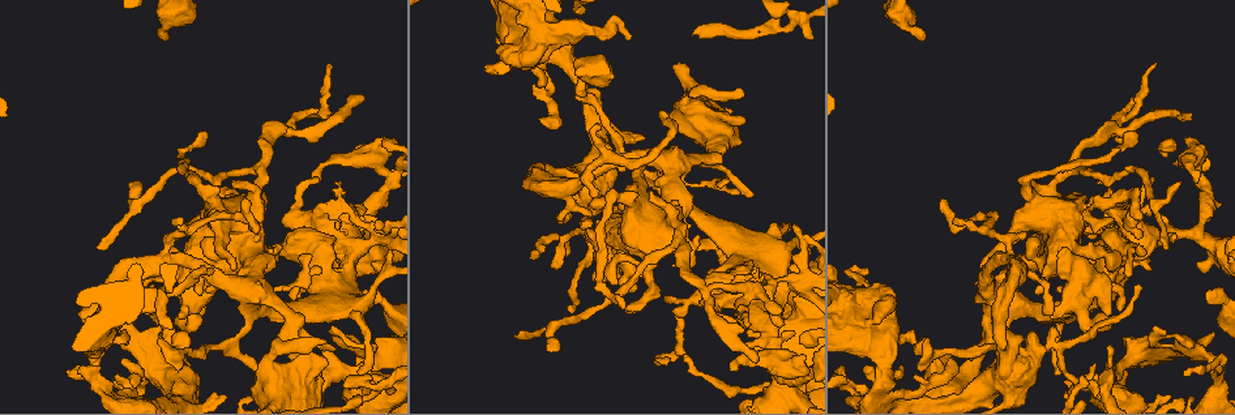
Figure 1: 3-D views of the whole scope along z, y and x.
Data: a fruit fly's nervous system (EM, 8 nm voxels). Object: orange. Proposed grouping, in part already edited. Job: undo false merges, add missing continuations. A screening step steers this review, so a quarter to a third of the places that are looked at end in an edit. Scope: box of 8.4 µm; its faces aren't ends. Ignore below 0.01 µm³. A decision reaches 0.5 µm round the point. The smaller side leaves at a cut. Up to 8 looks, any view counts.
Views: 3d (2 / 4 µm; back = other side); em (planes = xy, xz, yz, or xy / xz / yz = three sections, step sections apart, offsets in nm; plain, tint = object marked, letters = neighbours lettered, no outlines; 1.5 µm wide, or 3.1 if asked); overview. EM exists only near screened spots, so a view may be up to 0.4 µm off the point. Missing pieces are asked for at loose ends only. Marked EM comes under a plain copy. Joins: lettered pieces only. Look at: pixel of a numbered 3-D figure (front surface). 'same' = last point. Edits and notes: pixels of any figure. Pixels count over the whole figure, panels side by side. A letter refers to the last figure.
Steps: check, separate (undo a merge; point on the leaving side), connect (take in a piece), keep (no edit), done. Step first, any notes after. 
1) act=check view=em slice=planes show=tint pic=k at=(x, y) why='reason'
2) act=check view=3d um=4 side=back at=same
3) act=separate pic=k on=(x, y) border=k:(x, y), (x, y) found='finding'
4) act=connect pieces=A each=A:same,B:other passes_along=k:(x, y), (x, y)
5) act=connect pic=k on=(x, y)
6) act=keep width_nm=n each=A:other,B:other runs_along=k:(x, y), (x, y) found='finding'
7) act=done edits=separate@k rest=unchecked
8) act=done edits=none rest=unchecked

act=check view=3d um=4 pic=1 at=(899, 373) why='branch stops here'

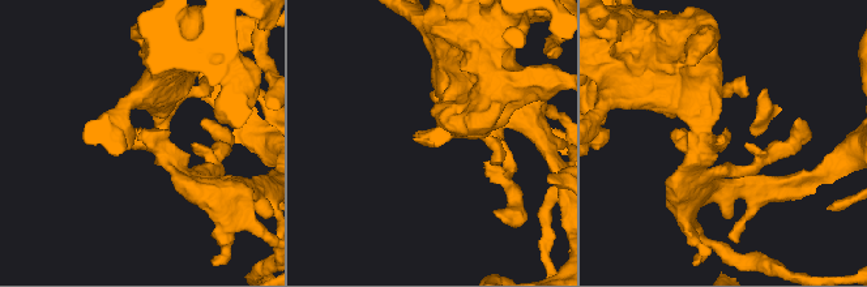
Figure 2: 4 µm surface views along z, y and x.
act=check view=em slice=xz step=4 show=letters pic=2 at=(413, 139) why='shape alone is not enough'

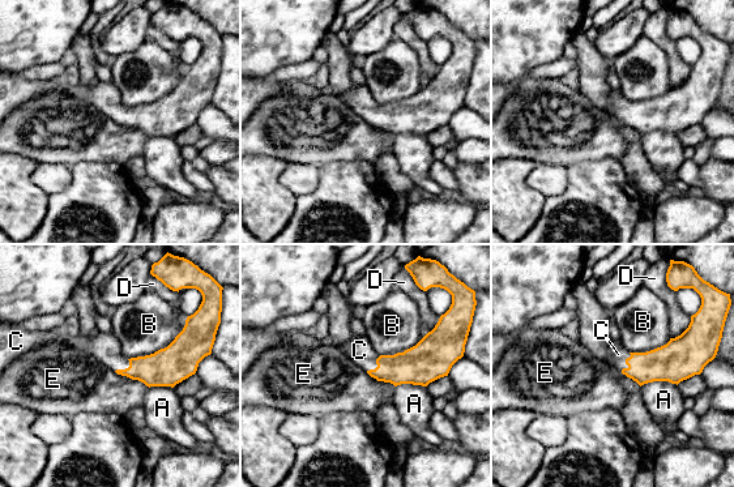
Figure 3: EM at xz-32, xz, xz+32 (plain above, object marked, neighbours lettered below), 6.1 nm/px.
act=connect pieces=C each=A:other,B:other,C:same,D:other,E:other passes_along=3:(666, 363), (626, 363), (618, 354) found='the neuron continues'

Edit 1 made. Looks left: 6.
act=check view=overview why='redraw'

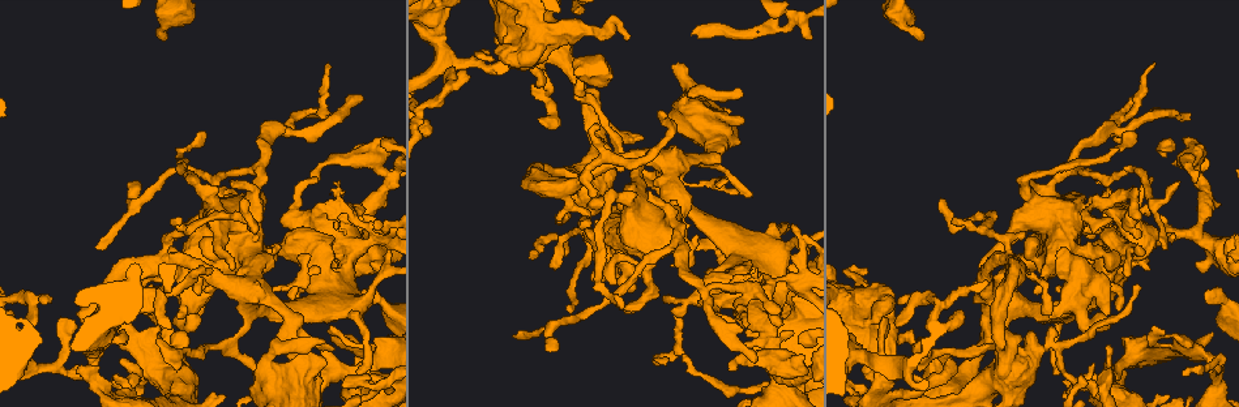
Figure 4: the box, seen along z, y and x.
act=check view=3d um=2 pic=4 at=(574, 29) why='small branch off a trunk'

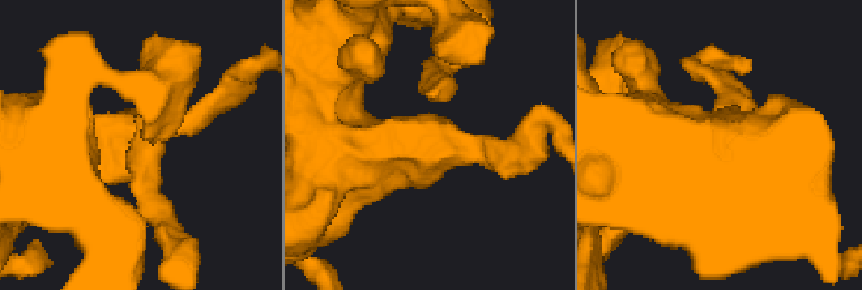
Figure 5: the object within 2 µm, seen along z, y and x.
act=check view=em slice=xy step=4 show=tint pic=5 at=(130, 136) arms=3 arm_widths_nm=170,170,500

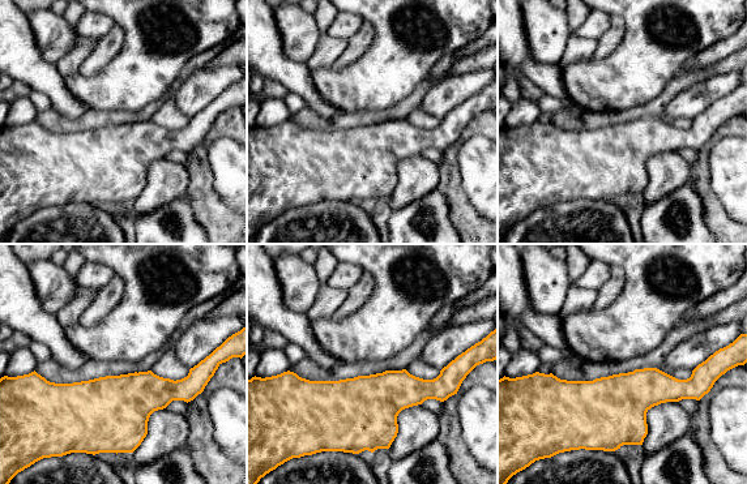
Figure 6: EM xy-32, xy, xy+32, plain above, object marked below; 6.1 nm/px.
act=check view=em slice=planes show=letters at=same why='another direction'

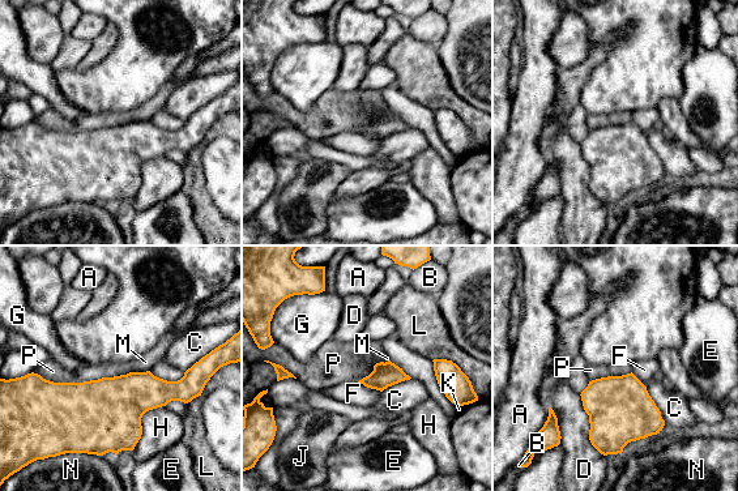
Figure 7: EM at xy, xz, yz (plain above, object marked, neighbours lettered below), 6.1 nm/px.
act=keep each=A:other,B:other,C:other,D:other,E:other,F:other,G:other,H:other,J:other,K:other,L:other,M:other,N:other,P:other border=7:(163, 405), (143, 415), (132, 449) found='one neuron here'

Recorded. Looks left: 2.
act=done edits=connect@3 rest=unchecked

